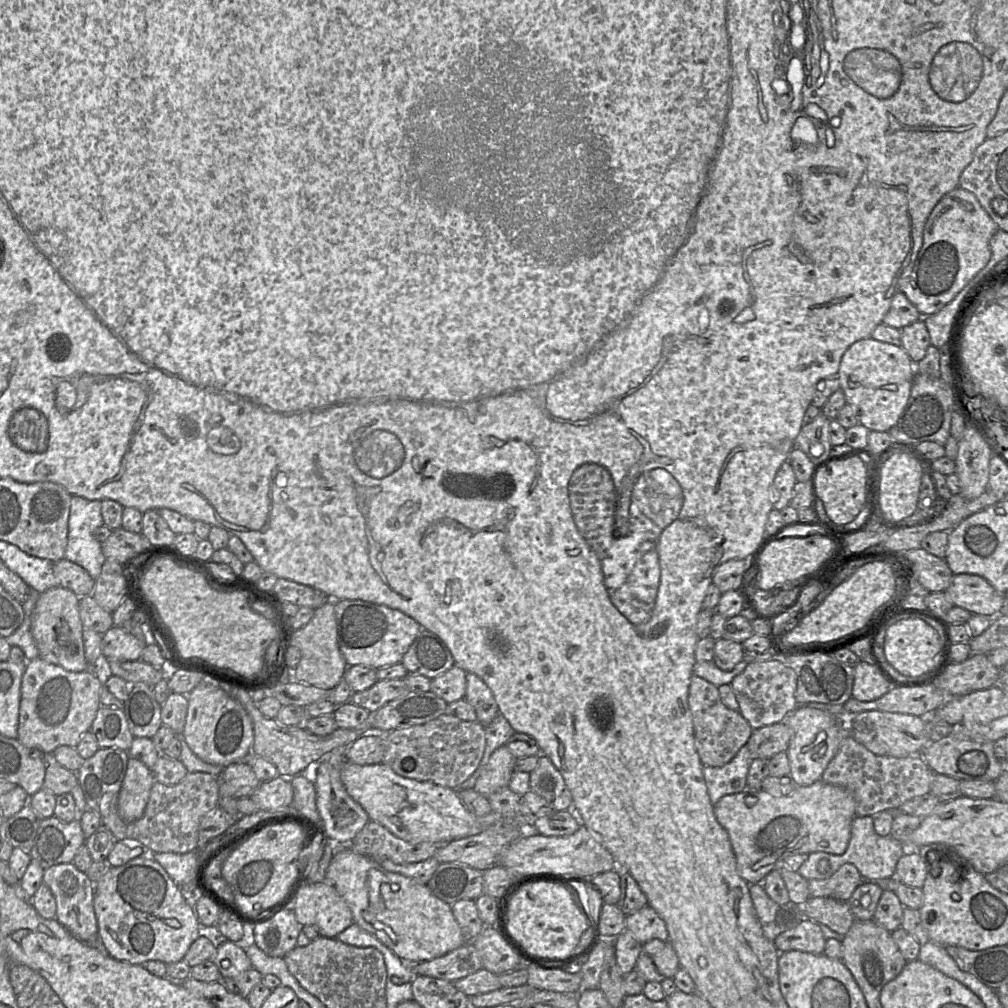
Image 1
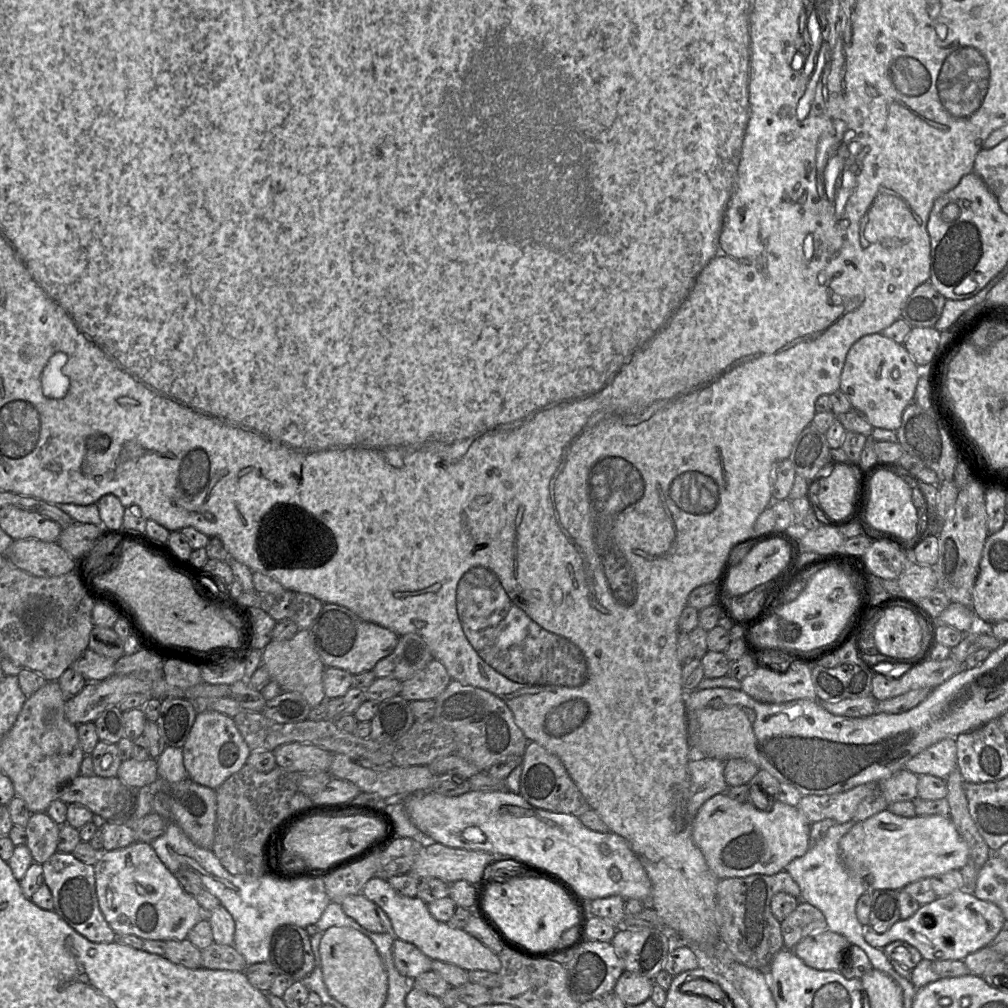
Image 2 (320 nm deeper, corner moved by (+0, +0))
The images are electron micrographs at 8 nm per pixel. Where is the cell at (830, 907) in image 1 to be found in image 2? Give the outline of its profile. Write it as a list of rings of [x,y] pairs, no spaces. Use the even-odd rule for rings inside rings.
[[[960,889],[921,905],[911,917],[898,920],[884,933],[876,933],[864,926],[863,936],[869,945],[880,949],[896,940],[907,942],[920,952],[922,958],[932,962],[963,960],[968,954],[988,946],[1005,923],[998,906],[977,898],[970,890]]]

